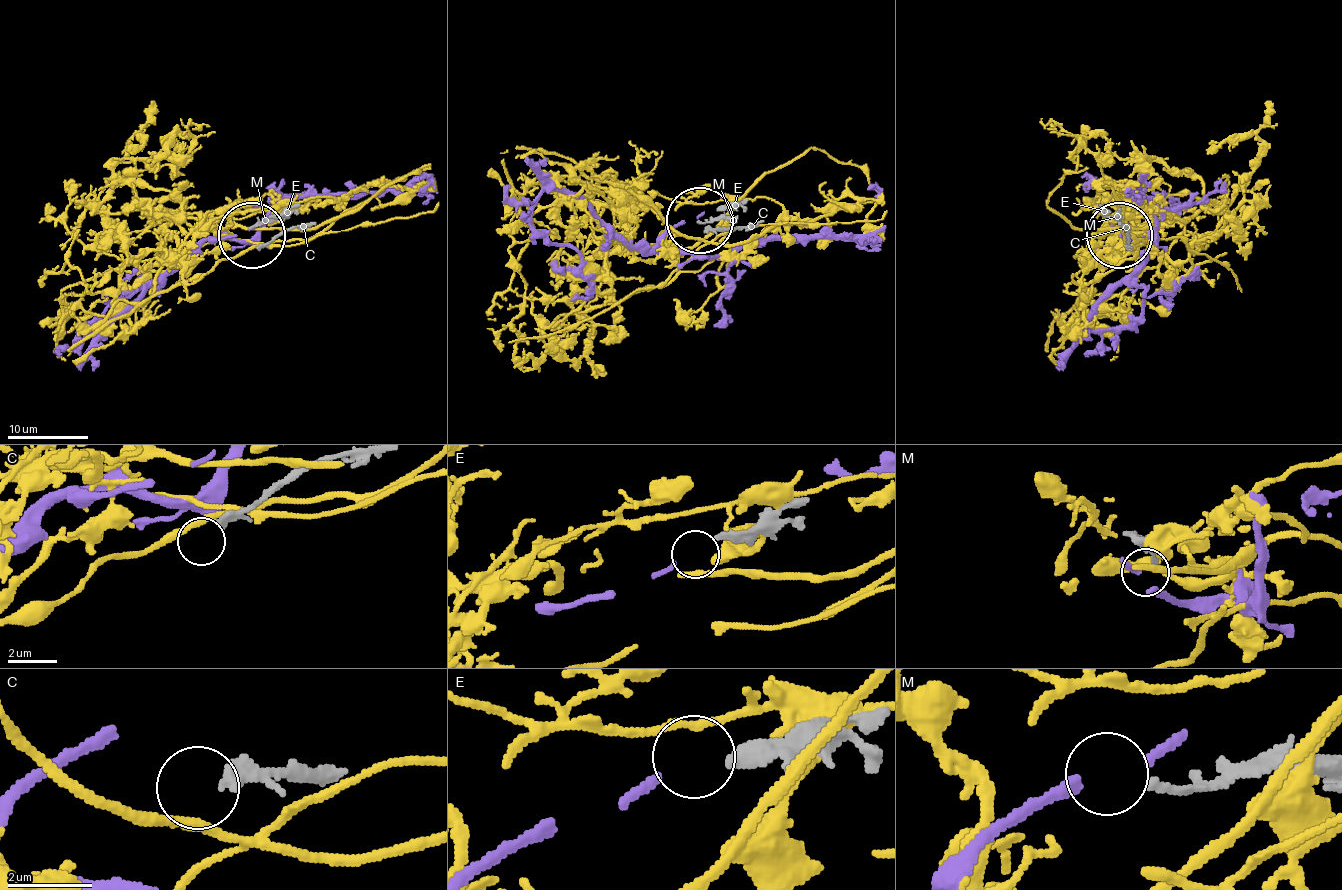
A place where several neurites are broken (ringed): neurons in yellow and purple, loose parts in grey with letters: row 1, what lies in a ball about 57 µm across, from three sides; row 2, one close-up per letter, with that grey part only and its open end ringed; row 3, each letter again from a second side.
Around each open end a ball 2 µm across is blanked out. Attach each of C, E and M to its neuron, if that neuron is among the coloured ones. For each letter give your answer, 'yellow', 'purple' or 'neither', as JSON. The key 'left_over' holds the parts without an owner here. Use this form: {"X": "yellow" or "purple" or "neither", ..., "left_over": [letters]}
{"C": "neither", "E": "purple", "M": "neither", "left_over": ["C", "M"]}

